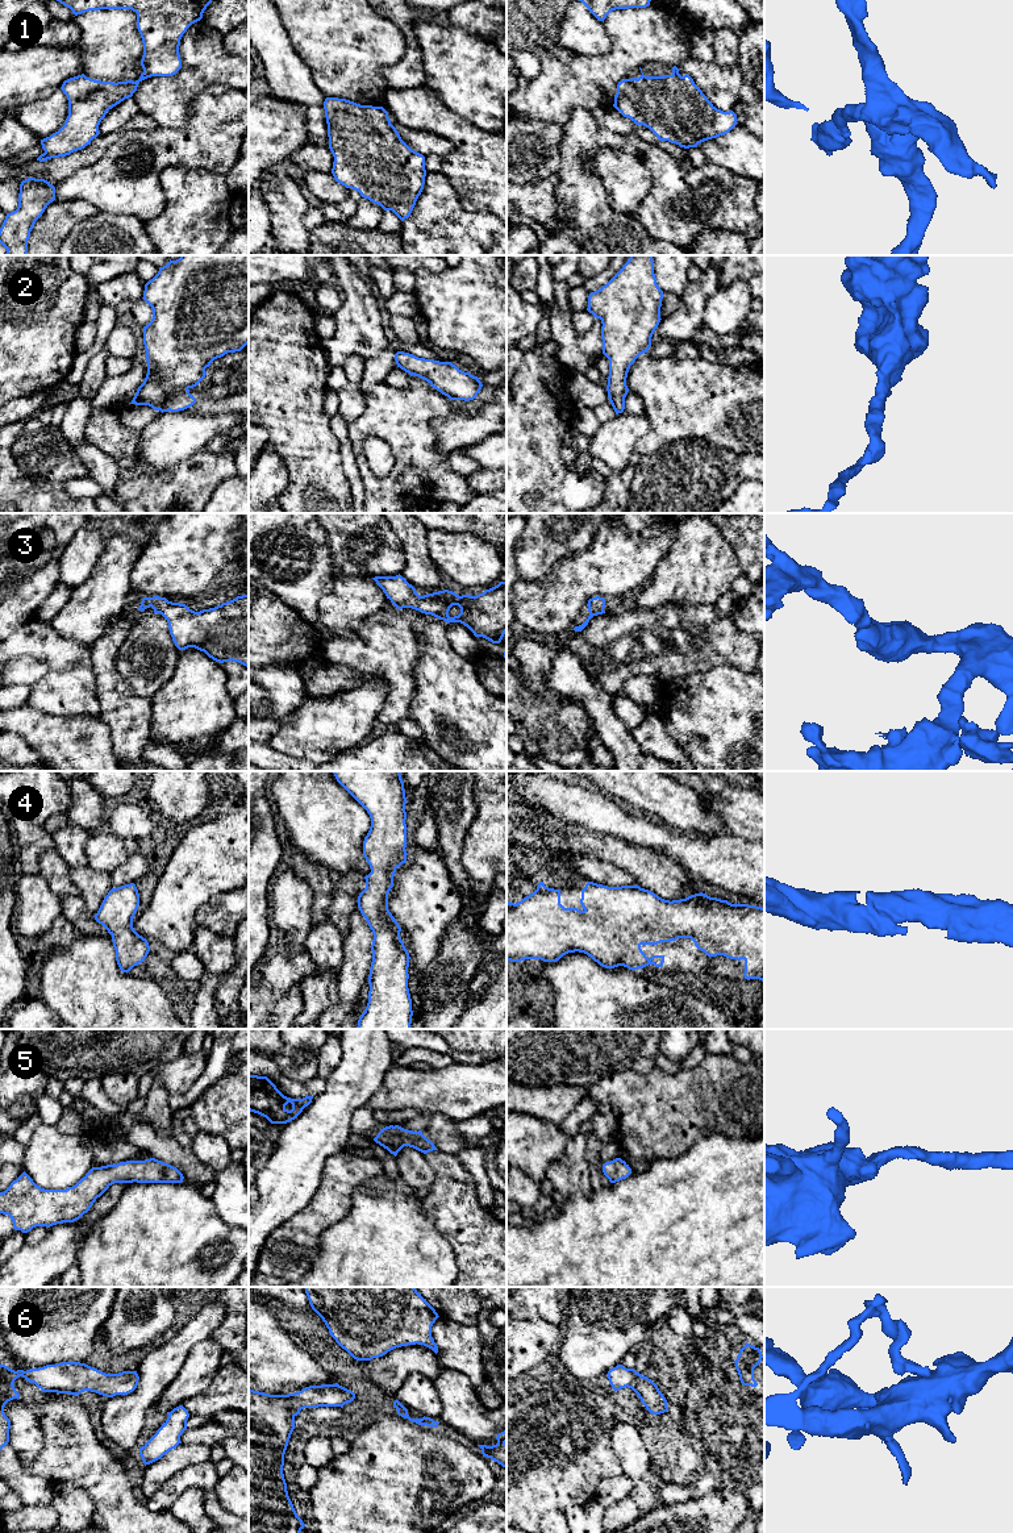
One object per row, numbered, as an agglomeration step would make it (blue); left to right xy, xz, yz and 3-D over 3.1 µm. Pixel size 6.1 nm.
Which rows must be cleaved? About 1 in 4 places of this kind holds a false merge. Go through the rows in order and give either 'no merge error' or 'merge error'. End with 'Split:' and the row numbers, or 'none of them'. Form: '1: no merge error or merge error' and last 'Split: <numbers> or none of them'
1: no merge error
2: no merge error
3: no merge error
4: no merge error
5: no merge error
6: no merge error
Split: none of them

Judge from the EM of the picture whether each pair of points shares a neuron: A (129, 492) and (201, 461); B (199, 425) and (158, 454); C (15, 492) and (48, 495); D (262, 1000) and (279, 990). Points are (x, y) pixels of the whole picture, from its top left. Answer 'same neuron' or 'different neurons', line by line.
A: same neuron
B: same neuron
C: same neuron
D: different neurons

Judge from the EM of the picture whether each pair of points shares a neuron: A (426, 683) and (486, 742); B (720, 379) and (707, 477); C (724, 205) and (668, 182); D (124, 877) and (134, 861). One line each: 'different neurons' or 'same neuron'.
A: same neuron
B: different neurons
C: same neuron
D: same neuron

